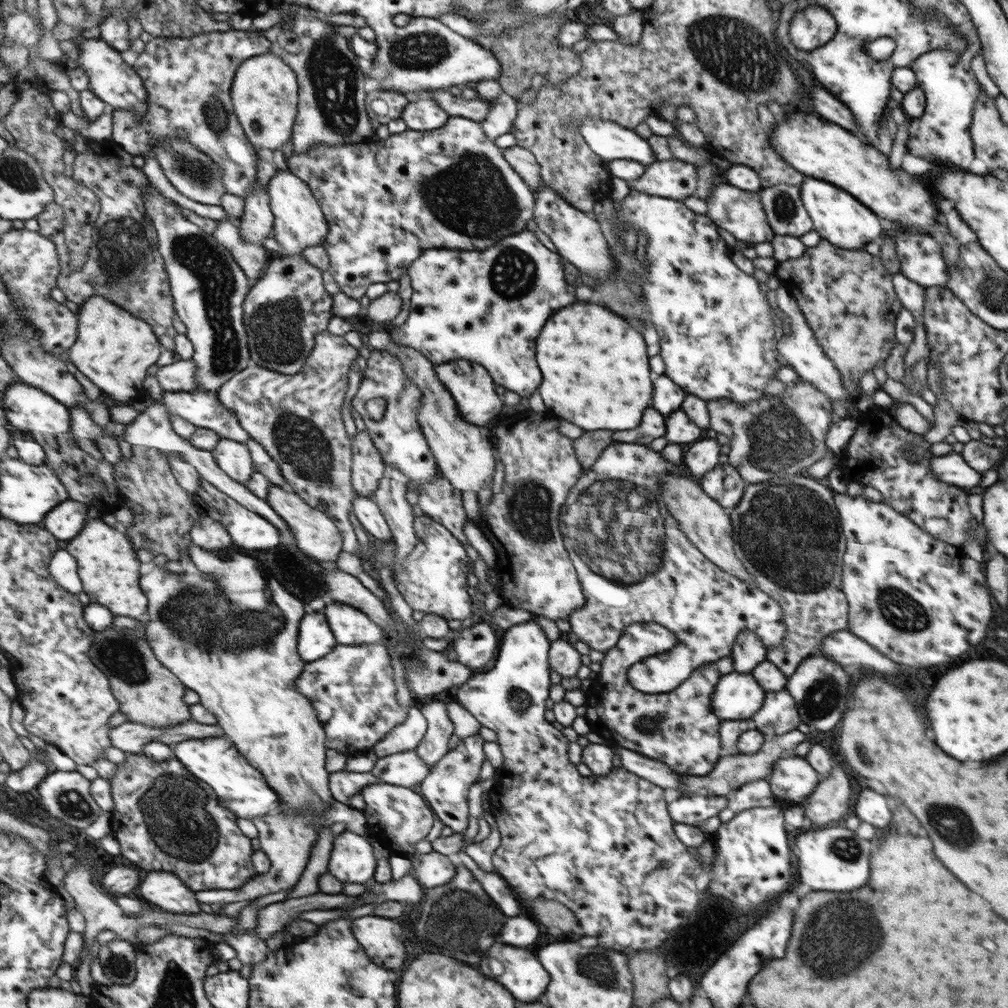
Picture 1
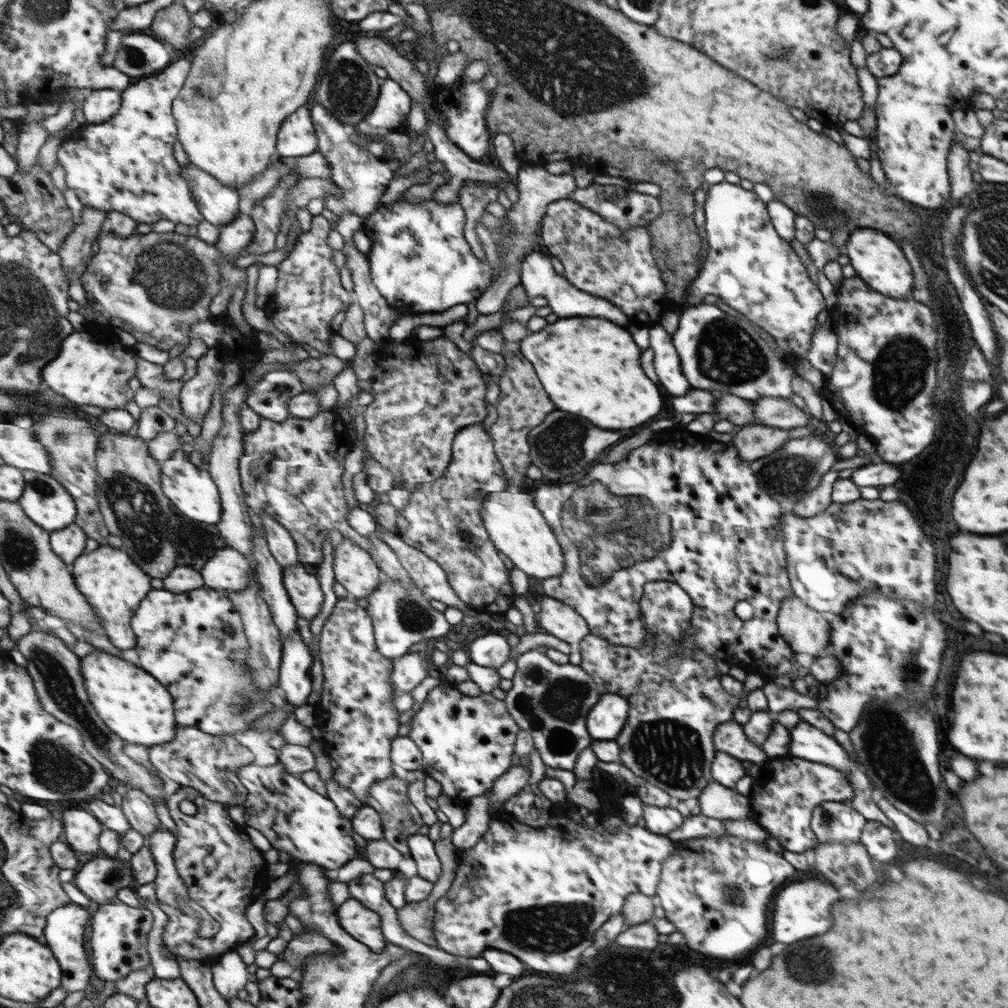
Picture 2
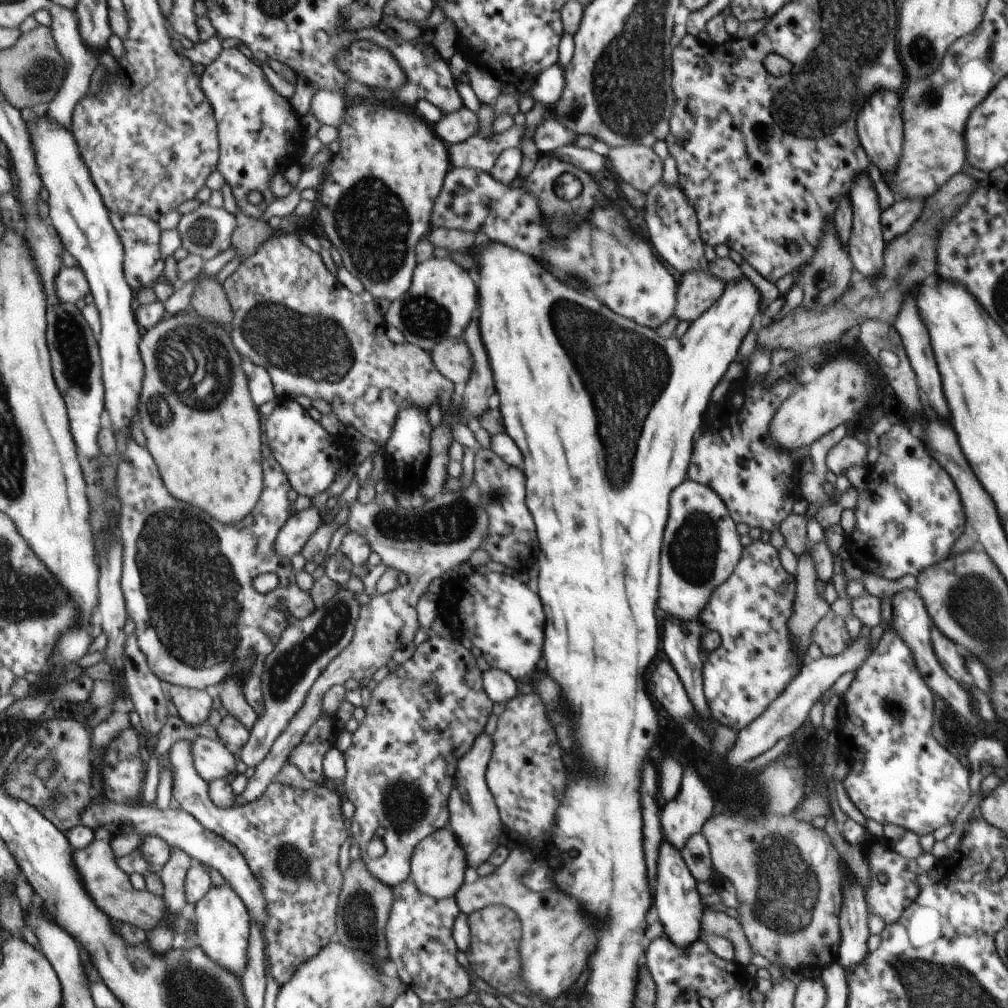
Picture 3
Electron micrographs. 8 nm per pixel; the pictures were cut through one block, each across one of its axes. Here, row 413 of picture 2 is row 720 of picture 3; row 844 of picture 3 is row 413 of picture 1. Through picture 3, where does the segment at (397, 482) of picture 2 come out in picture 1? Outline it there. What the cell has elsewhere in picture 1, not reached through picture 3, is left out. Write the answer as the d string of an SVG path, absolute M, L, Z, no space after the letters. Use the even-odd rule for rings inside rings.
M373 350L366 360L367 368L358 384L358 393L352 400L352 406L362 418L371 442L382 456L384 468L399 470L409 482L427 484L438 479L438 468L434 455L426 443L425 434L417 421L422 394L417 385L407 377L401 363L389 355L386 350ZM382 398L385 401L385 412L379 421L372 421L364 406L368 400Z

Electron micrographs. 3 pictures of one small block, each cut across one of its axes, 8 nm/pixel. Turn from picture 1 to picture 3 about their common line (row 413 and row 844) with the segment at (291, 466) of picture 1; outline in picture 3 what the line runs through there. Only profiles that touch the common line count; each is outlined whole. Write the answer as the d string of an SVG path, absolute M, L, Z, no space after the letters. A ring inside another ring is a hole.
M179 740L175 742L169 749L169 760L170 767L174 774L172 783L172 798L179 802L180 808L189 812L194 818L197 818L204 828L211 830L214 834L225 838L225 840L234 843L235 846L239 848L239 851L244 855L244 859L247 860L249 867L255 877L259 880L261 887L263 888L268 906L267 913L269 914L268 924L266 927L265 938L266 938L266 950L267 957L269 958L271 964L271 973L273 974L275 982L279 987L283 987L288 984L298 972L298 969L302 967L303 964L307 963L307 960L313 959L315 956L322 952L324 947L332 944L337 937L338 933L338 913L337 908L341 908L339 902L342 898L341 888L345 884L345 874L341 872L340 868L340 851L343 844L346 844L347 838L349 838L349 830L347 830L347 824L345 824L345 818L343 818L343 806L341 806L341 798L337 792L325 788L322 784L317 784L313 789L301 789L294 788L293 786L288 786L282 784L279 780L275 780L268 788L268 790L258 799L256 802L247 803L245 805L235 805L231 810L219 809L217 805L211 801L210 798L210 784L207 783L198 773L194 764L194 746L189 740Z

